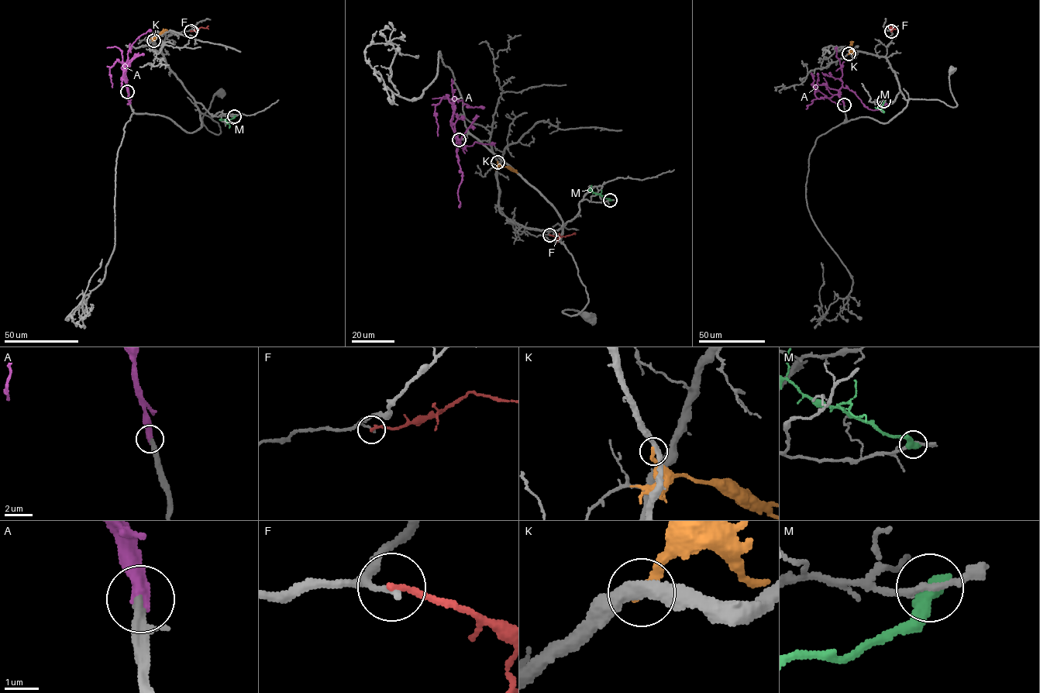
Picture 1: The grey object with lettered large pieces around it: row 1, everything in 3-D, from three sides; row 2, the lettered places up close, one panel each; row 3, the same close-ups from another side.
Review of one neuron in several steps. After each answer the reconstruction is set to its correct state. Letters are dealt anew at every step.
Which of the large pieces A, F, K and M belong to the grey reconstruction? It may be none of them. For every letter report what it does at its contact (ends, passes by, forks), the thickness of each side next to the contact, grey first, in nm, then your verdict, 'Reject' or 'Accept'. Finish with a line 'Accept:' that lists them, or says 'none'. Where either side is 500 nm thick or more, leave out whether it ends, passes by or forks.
A: It ends there. Thickness 300 nm (grey) against 420 nm. Accept
F: It ends there. Thickness 110 nm (grey) against 200 nm. Reject
K: It ends there. Thickness 380 nm (grey) against 280 nm. Reject
M: Thickness 190 nm (grey) against 550 nm. Reject
Accept: A

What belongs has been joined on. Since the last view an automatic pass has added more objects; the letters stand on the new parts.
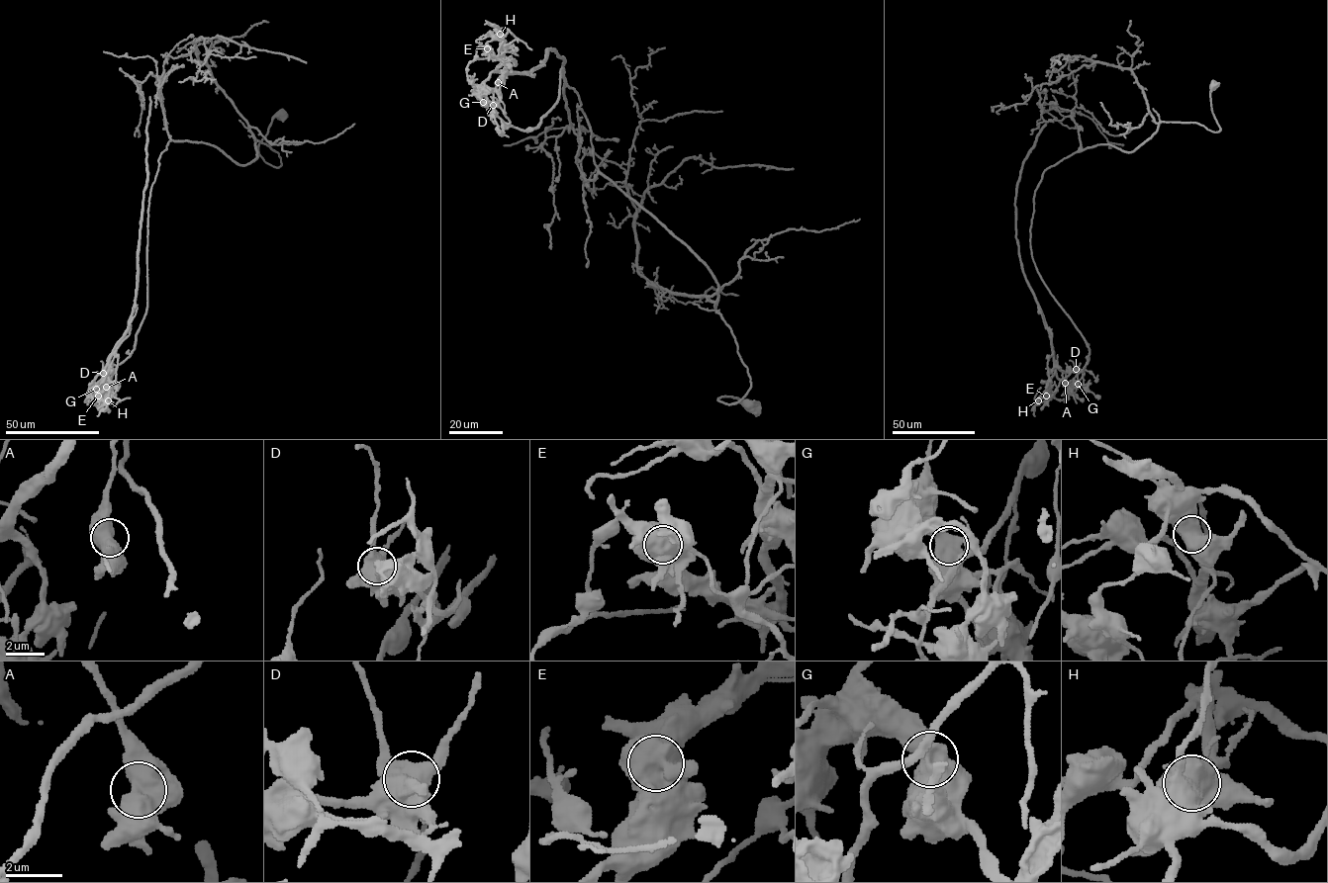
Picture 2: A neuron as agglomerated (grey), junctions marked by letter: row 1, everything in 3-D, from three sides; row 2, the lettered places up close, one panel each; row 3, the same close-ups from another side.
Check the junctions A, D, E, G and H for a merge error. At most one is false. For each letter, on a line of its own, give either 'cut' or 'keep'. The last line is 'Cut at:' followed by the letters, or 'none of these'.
A: keep
D: keep
E: keep
G: keep
H: cut
Cut at: H

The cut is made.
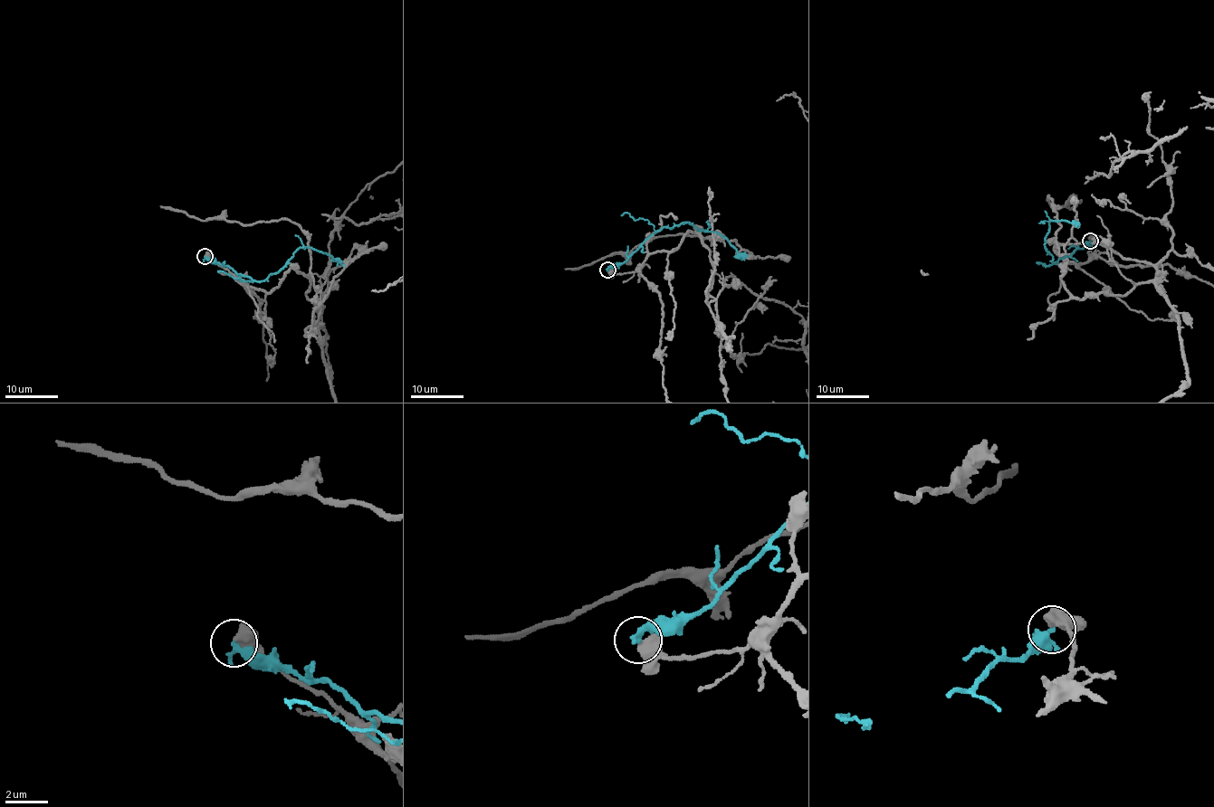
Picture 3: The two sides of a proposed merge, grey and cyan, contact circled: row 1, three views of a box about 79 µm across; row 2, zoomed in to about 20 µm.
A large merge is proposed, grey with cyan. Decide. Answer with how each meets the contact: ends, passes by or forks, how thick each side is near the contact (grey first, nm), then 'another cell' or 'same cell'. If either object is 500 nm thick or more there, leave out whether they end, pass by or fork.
calibres 700 and 340 nm; another cell

